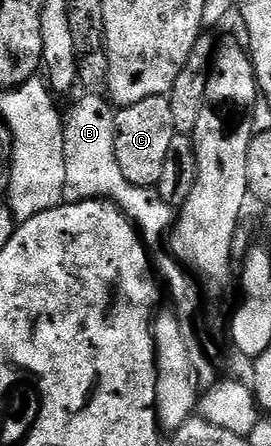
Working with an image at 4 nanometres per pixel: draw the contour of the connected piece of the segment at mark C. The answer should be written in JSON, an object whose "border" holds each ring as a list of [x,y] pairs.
{"border":[[[156,95],[135,105],[120,108],[114,117],[115,156],[123,176],[131,185],[156,188],[163,173],[163,161],[175,132],[169,116],[169,96]]]}

